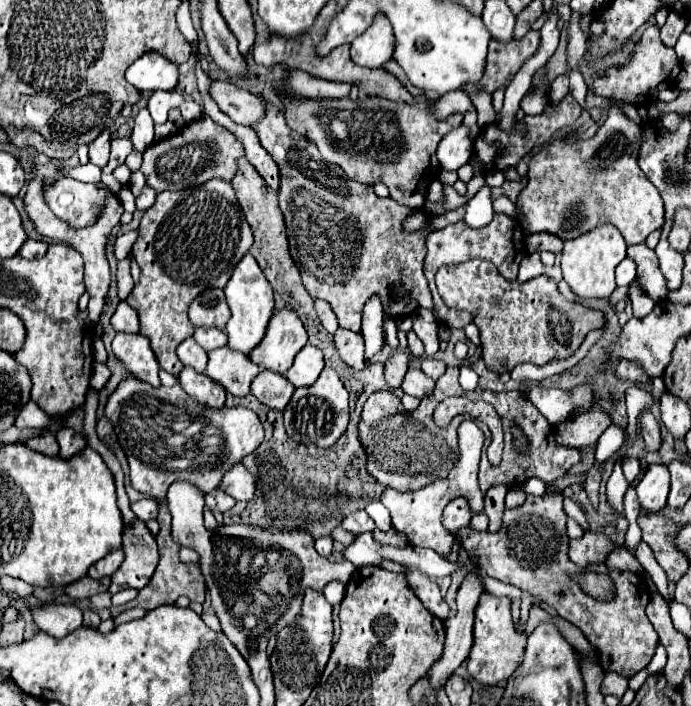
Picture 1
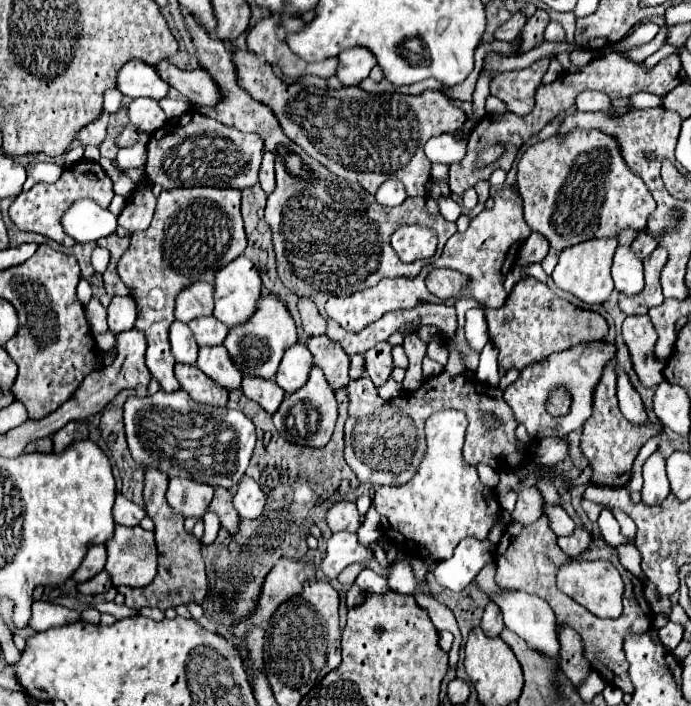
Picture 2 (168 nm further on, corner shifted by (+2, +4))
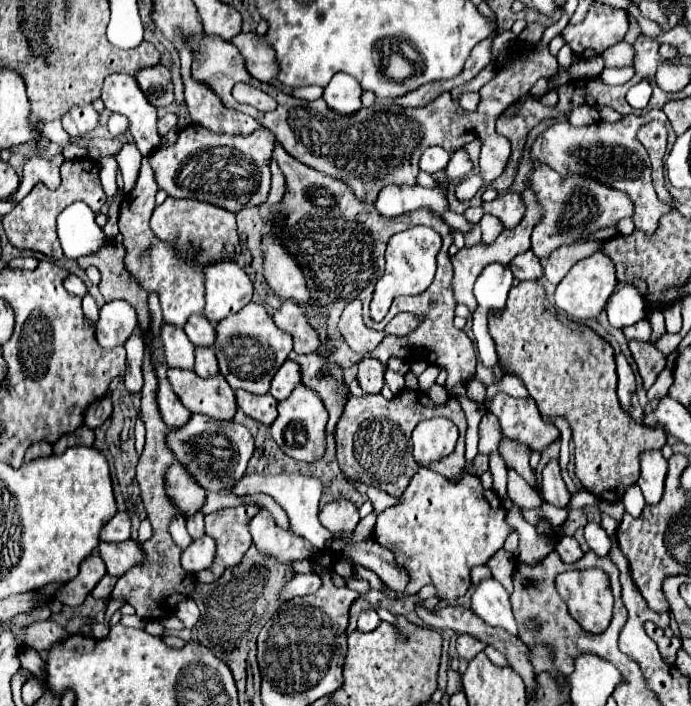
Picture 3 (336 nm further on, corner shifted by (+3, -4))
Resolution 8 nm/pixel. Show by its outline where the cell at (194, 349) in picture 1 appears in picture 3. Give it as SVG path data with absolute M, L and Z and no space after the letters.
M164 325L160 331L160 341L164 361L168 367L182 367L182 369L194 367L194 345L190 345L190 339L186 337L182 327Z

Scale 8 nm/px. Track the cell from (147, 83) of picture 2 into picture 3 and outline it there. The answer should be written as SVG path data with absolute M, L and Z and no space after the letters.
M108 75L102 85L102 95L106 109L120 113L128 119L128 133L132 135L138 151L142 155L154 153L160 145L160 135L156 131L156 109L142 97L138 83L130 75Z

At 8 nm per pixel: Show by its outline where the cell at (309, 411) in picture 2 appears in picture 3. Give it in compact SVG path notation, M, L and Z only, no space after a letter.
M298 385L288 399L284 399L282 403L278 403L278 417L276 421L272 423L270 431L272 431L272 437L274 441L278 443L278 447L292 459L296 461L316 461L324 455L324 449L326 449L326 423L328 423L328 411L324 409L320 397L304 387L304 385Z

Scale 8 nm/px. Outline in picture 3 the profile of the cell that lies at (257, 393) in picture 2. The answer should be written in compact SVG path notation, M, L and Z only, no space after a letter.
M238 389L236 399L238 399L238 407L248 417L252 417L254 421L258 421L266 427L274 423L276 405L278 405L278 401L274 401L274 397L270 397L270 395L252 395L252 393L246 393L246 391Z

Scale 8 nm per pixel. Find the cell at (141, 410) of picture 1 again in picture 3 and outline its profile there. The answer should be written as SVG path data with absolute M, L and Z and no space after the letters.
M192 415L192 419L182 429L172 429L168 433L168 445L174 457L190 471L190 475L206 491L216 493L228 493L226 485L244 475L254 453L254 439L244 425L234 421L218 421L206 415Z

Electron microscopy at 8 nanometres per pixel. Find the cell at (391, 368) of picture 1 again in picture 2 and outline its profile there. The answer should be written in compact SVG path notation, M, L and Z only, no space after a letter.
M379 343L373 349L365 353L365 367L369 379L375 383L375 387L381 387L393 371L393 361L391 361L391 345L389 343Z

